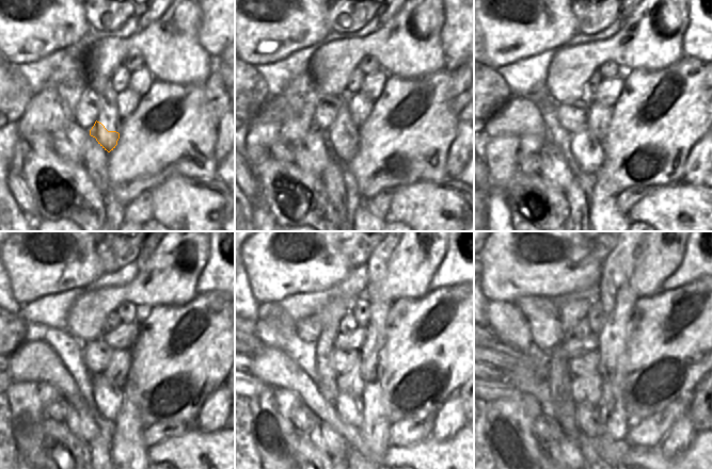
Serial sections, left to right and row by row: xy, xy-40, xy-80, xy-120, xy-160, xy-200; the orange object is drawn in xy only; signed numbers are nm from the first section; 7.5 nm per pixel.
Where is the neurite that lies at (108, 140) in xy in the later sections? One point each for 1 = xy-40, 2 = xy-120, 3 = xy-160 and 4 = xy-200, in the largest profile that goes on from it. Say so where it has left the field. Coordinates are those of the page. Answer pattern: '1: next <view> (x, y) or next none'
1: next xy-40 (344, 144)
2: next xy-120 (109, 399)
3: next xy-160 (349, 407)
4: next xy-200 (587, 416)

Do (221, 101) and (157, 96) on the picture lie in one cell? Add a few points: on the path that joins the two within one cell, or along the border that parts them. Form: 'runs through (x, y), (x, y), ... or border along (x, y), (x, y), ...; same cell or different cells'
border along (204, 84), (204, 103), (208, 116), (215, 124); different cells

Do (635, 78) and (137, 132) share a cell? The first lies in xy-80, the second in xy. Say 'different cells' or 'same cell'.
same cell

